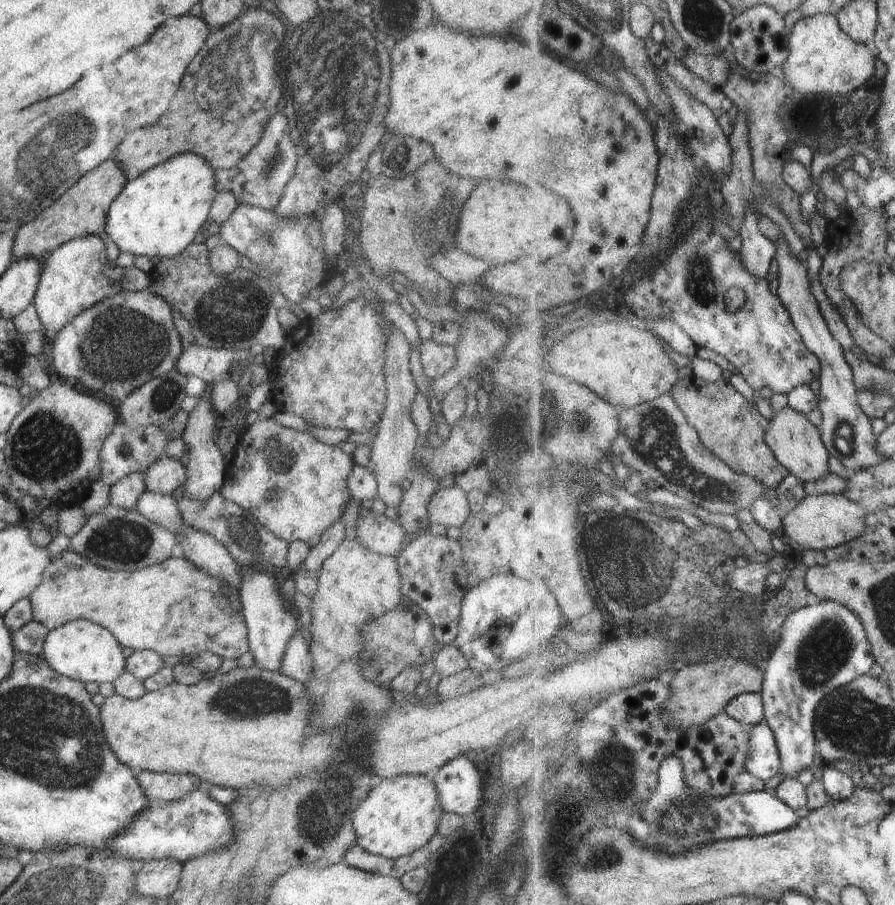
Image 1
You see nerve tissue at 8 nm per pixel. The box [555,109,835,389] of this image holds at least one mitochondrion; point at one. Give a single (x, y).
(702, 283)

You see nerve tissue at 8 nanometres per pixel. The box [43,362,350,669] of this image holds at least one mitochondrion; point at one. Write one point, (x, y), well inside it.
(116, 539)

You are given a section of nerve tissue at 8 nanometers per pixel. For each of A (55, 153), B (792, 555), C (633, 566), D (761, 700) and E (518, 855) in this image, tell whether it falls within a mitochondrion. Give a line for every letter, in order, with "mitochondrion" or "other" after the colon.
A: mitochondrion
B: other
C: mitochondrion
D: other
E: mitochondrion

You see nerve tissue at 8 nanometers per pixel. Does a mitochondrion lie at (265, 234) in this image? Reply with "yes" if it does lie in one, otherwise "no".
yes

